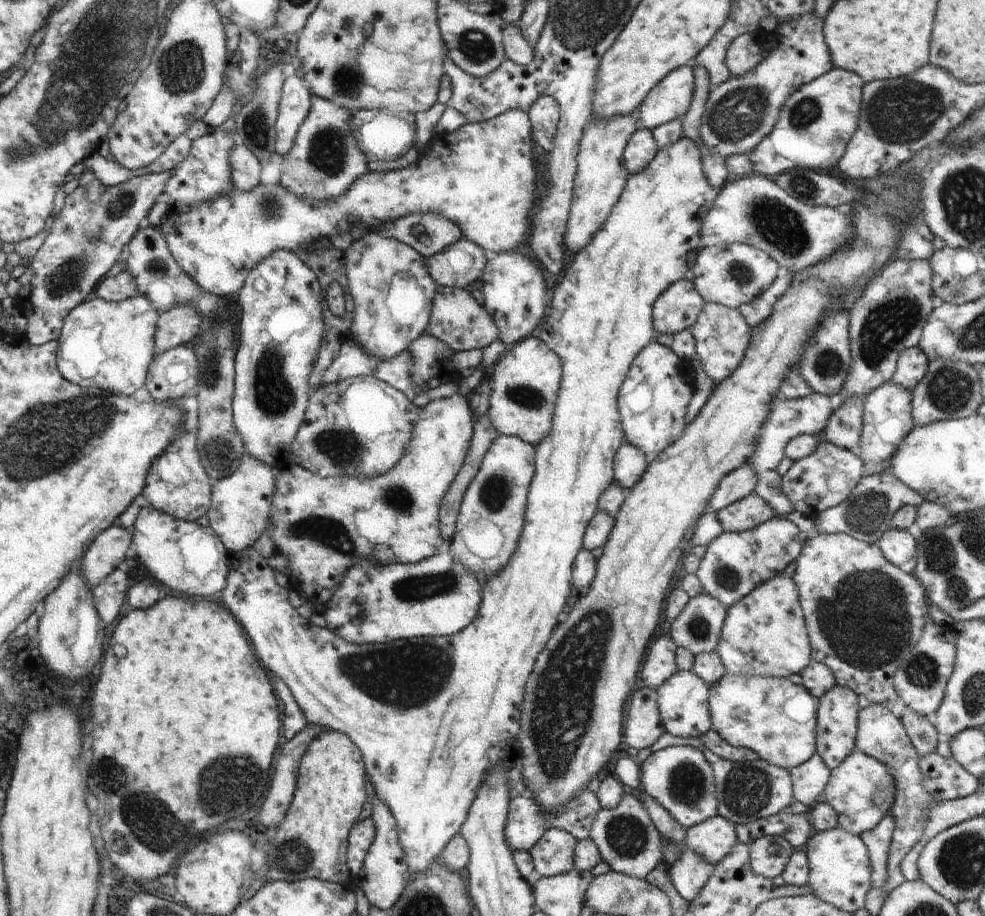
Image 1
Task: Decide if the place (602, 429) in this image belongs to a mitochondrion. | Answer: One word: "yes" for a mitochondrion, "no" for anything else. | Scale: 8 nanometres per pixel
no

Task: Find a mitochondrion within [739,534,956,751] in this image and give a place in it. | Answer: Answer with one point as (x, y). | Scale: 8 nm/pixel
(864, 619)

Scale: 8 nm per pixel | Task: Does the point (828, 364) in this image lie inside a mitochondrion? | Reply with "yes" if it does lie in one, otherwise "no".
yes

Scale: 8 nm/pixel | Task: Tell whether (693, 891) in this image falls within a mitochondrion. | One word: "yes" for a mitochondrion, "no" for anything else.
no

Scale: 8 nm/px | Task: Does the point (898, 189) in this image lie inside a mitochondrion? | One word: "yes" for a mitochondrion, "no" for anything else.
no

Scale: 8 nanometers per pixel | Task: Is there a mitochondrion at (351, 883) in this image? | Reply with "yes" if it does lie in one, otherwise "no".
no

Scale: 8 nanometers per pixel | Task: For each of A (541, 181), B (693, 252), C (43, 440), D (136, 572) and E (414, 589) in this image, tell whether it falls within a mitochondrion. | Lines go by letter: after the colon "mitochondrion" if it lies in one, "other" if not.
A: other
B: other
C: mitochondrion
D: other
E: mitochondrion

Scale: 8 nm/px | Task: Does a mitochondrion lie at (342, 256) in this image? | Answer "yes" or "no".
no

